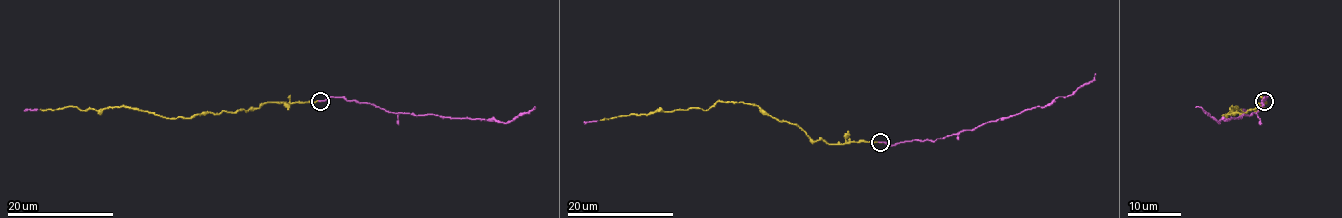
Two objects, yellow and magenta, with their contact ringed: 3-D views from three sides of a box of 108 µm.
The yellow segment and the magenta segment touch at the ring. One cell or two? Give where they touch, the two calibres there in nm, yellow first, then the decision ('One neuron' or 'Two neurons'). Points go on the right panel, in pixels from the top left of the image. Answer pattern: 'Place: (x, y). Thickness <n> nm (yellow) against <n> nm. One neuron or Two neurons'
Place: (1264, 101). Thickness 200 nm (yellow) against 170 nm. One neuron

